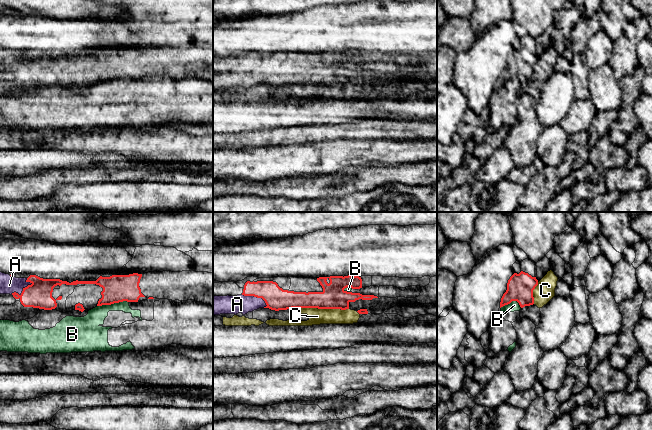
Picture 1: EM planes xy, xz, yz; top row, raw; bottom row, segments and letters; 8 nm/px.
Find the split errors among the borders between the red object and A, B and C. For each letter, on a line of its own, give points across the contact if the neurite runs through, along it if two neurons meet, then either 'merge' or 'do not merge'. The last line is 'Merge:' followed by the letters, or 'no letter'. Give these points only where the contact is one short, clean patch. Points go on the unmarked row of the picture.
A: runs through xy (39, 70), (34, 67), (22, 67), (16, 62), (8, 61); merge
B: border along xy (128, 77), (97, 82); do not merge
C: do not merge
Merge: A

